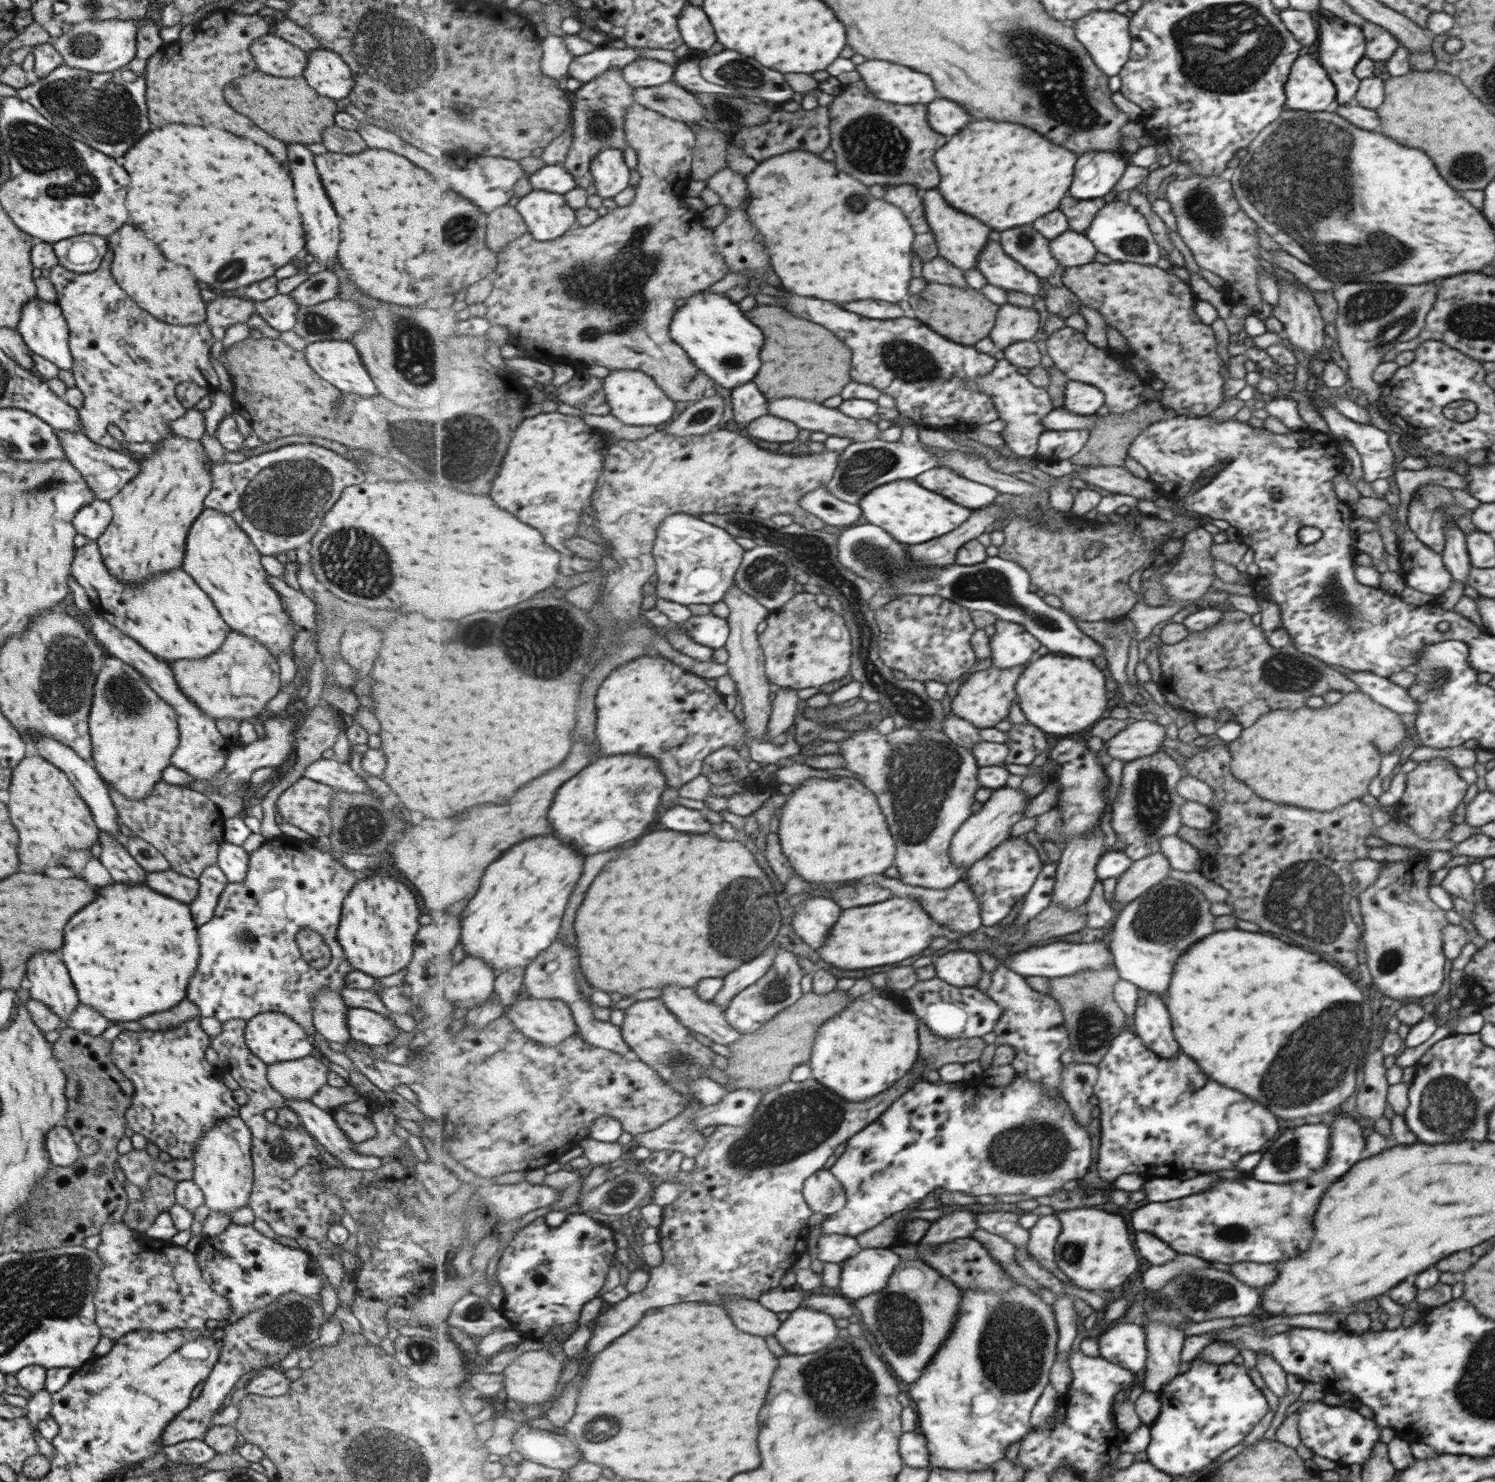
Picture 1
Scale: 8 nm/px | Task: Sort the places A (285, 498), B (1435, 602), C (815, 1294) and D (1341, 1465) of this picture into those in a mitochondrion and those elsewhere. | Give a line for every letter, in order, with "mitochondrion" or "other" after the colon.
A: mitochondrion
B: other
C: other
D: other

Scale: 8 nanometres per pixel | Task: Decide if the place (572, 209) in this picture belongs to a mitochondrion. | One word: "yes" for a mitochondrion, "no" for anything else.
no

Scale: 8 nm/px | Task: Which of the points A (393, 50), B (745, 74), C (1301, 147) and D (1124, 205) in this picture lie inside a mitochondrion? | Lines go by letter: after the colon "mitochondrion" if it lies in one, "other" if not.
A: mitochondrion
B: mitochondrion
C: mitochondrion
D: other

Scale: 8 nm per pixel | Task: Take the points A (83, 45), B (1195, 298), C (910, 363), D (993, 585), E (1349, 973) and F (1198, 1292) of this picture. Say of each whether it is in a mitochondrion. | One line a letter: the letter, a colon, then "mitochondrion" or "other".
A: mitochondrion
B: other
C: mitochondrion
D: mitochondrion
E: other
F: mitochondrion

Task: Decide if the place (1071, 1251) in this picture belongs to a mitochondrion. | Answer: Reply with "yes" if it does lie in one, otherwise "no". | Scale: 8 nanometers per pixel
yes

